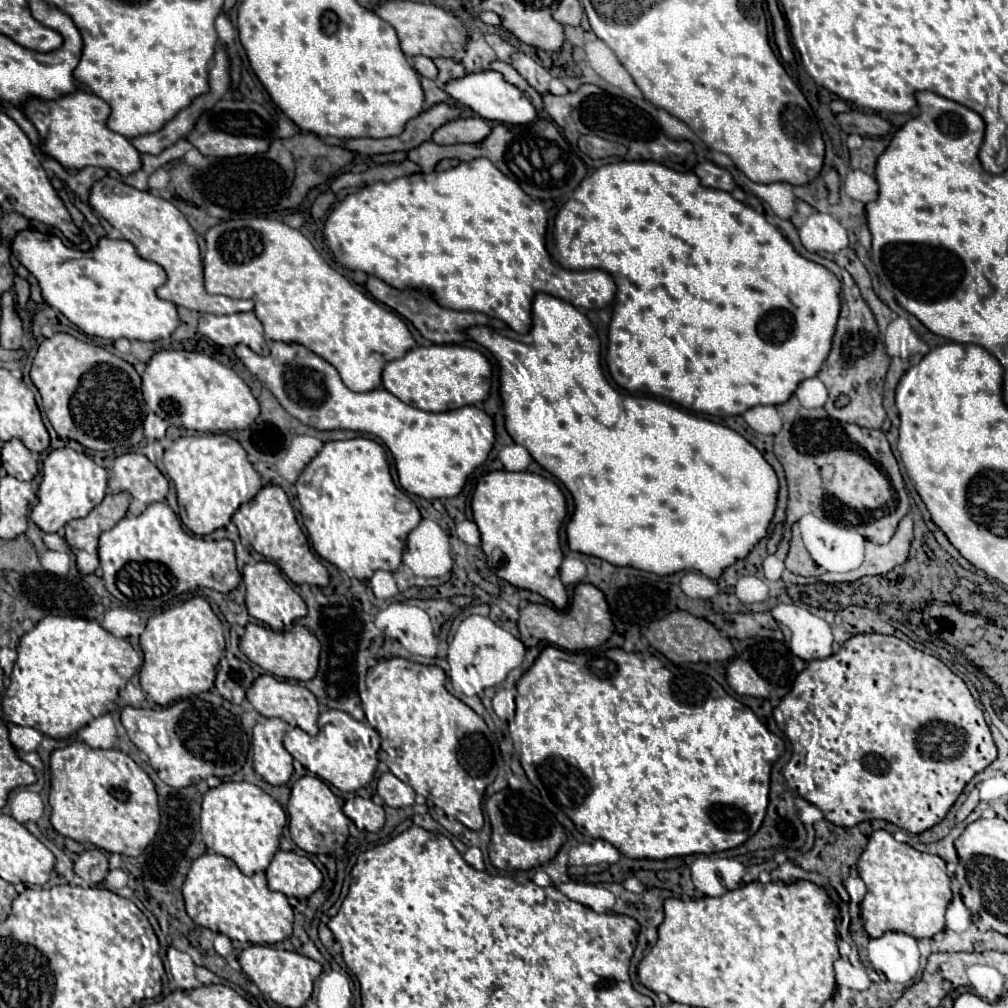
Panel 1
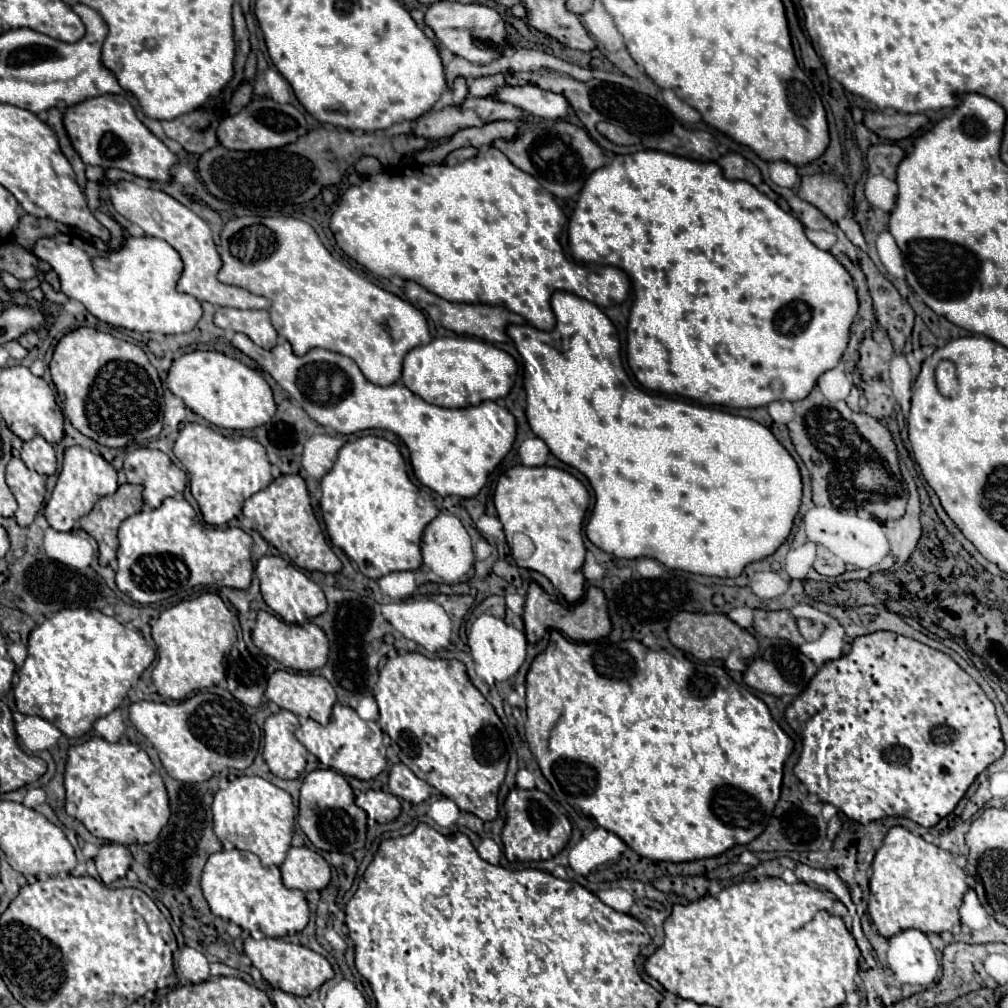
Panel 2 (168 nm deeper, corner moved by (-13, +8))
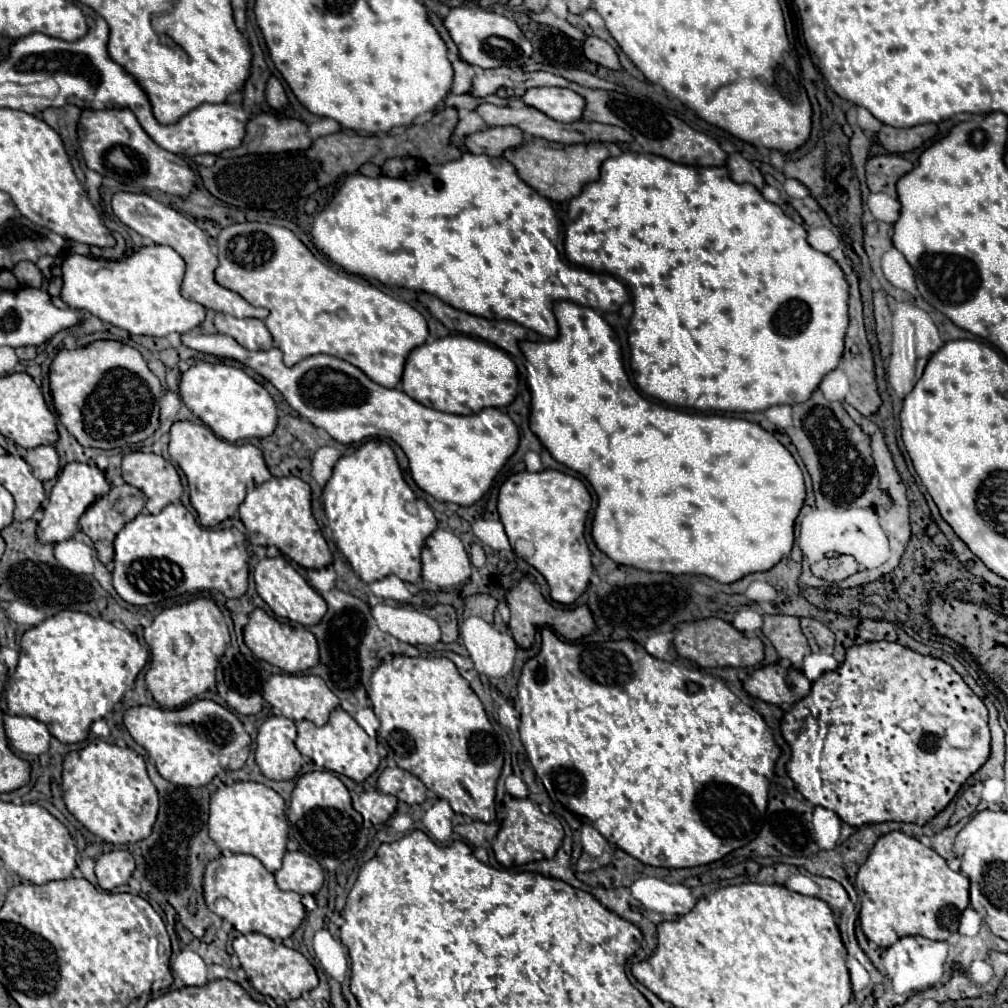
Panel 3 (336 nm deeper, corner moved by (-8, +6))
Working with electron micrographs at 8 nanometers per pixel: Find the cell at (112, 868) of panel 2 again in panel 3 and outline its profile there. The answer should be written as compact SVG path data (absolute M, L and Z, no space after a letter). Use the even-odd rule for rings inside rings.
M111 850L97 858L95 874L103 890L113 890L127 884L135 870L135 860L127 850Z

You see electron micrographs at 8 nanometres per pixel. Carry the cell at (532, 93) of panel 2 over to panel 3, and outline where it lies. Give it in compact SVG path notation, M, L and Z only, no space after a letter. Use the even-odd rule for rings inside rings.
M529 88L523 100L559 122L581 120L585 100L569 88Z

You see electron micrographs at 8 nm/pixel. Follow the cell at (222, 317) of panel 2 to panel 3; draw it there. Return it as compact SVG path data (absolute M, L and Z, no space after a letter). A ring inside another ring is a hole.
M215 314L215 328L219 330L219 334L227 334L227 336L235 338L247 350L273 348L273 338L263 320Z

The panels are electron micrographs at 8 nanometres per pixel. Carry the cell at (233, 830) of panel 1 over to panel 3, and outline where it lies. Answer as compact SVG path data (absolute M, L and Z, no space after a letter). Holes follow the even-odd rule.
M253 781L235 782L231 788L219 790L210 798L208 833L211 840L221 850L231 850L237 854L251 854L269 872L277 872L281 868L281 858L285 854L289 824L285 816L285 802L283 798Z

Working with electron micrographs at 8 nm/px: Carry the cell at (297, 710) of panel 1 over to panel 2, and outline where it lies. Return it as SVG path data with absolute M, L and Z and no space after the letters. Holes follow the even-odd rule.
M276 670L268 680L266 698L296 716L328 724L336 692L322 676Z

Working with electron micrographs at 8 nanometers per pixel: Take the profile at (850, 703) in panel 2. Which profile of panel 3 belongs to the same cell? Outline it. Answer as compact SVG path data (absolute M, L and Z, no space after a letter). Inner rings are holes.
M885 640L883 642L867 642L867 644L861 644L861 646L851 646L847 650L845 662L837 670L825 672L819 680L815 680L813 686L811 686L809 696L799 700L783 716L781 732L783 732L785 742L791 748L791 760L787 762L787 774L795 782L797 790L813 806L823 806L827 810L833 810L849 826L877 824L877 822L889 822L889 820L913 822L913 824L923 826L927 820L937 816L953 800L953 796L959 792L961 784L987 762L989 752L991 752L991 748L989 748L991 738L989 738L989 726L987 726L987 708L981 702L981 698L977 698L973 694L973 690L963 682L963 678L949 664L945 664L943 660L923 656L919 652L913 652L913 650L901 646L901 644L885 642Z

